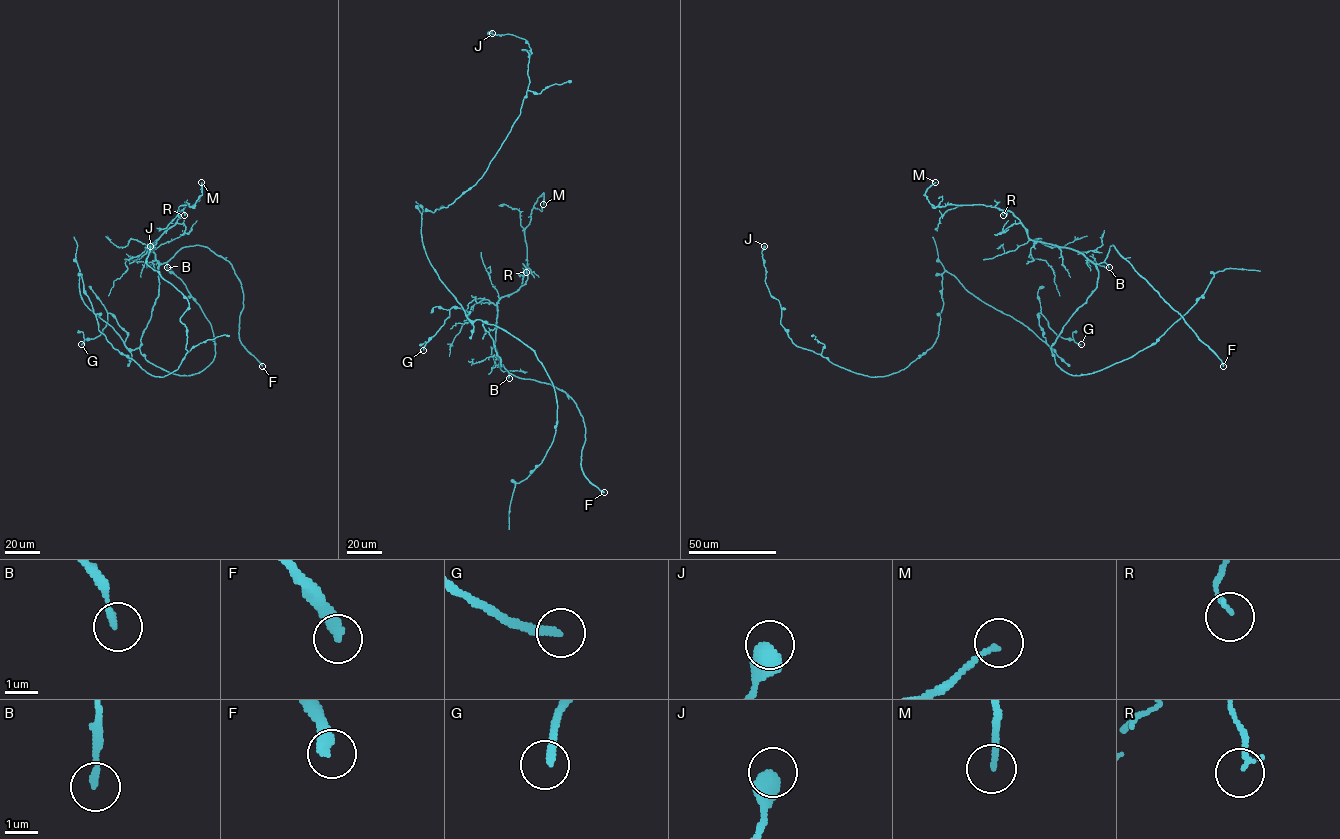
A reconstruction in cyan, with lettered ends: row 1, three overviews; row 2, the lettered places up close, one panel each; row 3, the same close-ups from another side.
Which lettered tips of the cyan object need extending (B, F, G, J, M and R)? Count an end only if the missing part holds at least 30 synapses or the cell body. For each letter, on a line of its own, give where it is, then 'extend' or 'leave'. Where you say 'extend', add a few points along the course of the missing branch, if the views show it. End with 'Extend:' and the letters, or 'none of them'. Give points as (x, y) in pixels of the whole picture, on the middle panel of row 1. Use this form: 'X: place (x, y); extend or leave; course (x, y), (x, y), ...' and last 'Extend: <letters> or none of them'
B: place (509, 378); leave
F: place (604, 492); leave
G: place (423, 350); leave
J: place (492, 33); leave
M: place (543, 204); leave
R: place (526, 272); leave
Extend: none of them

